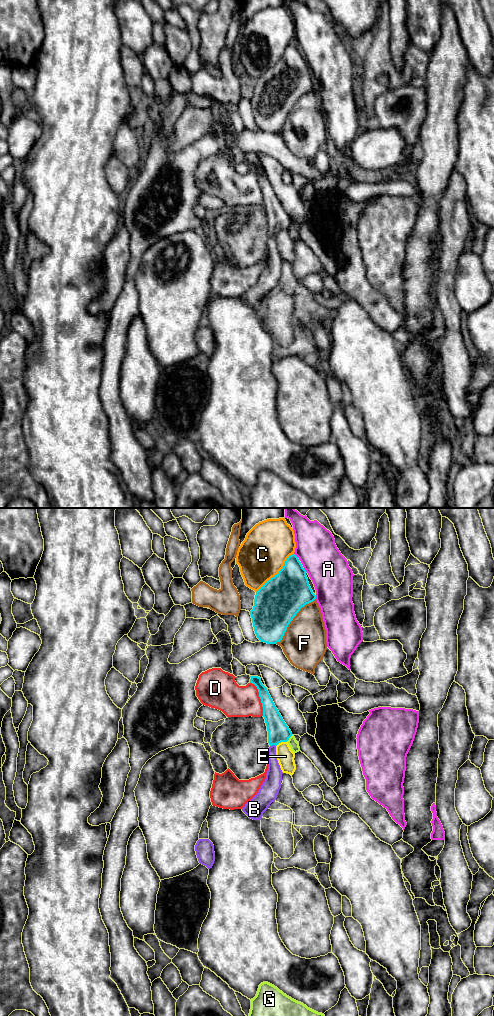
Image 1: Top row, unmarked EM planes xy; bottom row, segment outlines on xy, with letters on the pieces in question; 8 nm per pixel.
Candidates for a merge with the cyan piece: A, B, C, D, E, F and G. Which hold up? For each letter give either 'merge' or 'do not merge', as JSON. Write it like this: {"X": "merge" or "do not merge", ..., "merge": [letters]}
{"A": "do not merge", "B": "merge", "C": "do not merge", "D": "do not merge", "E": "do not merge", "F": "do not merge", "G": "do not merge", "merge": ["B"]}

